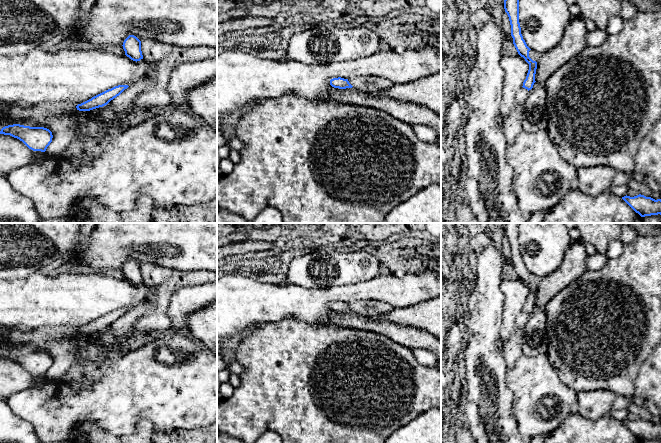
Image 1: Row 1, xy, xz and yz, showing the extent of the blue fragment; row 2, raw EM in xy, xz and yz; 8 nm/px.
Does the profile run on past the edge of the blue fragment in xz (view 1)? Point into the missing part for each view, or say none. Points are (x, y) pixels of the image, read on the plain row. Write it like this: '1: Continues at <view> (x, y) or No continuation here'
1: No continuation here

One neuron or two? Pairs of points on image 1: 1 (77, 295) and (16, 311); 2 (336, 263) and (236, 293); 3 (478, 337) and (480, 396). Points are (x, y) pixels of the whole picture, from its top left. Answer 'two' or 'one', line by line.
1: one
2: two
3: one

